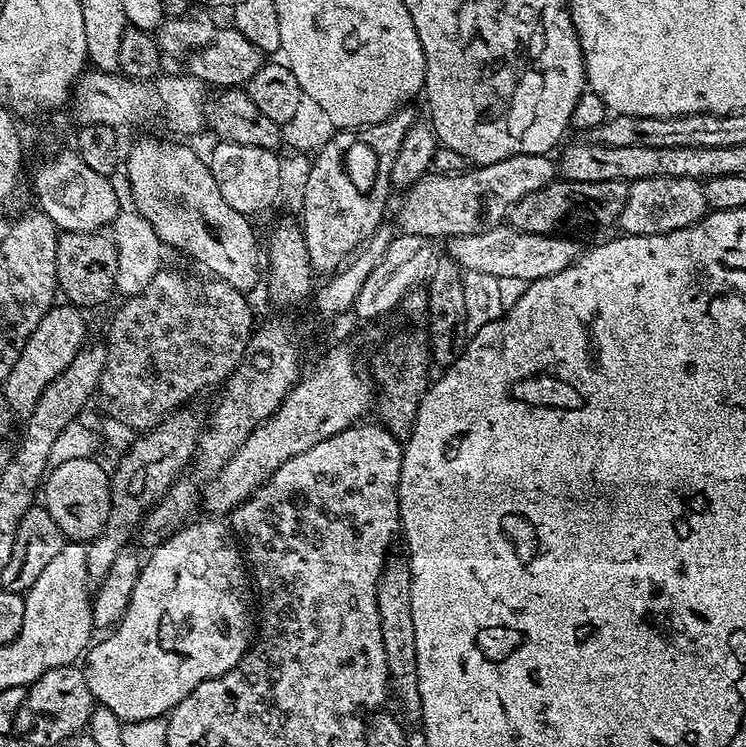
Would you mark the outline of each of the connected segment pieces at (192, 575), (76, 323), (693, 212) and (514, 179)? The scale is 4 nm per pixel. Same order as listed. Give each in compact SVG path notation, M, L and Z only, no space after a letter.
M202 520L186 526L175 531L147 558L131 595L128 609L112 632L114 634L108 640L102 641L99 646L95 647L93 645L86 654L86 661L88 660L86 675L93 697L103 707L111 710L122 722L165 717L168 713L171 713L173 708L176 708L178 702L188 697L202 682L228 673L244 657L252 644L254 636L254 592L243 551L225 525L223 527L218 522Z
M56 304L43 316L38 329L26 342L14 370L2 384L2 394L7 400L9 411L16 417L26 420L37 405L37 399L45 387L70 366L80 349L85 347L88 338L86 320L83 314L70 304Z
M672 176L635 180L628 189L626 210L622 210L618 227L621 233L630 236L657 236L700 223L707 212L703 187L697 180L674 179Z
M548 154L515 156L500 163L476 166L468 171L472 172L460 172L457 176L433 171L411 184L403 193L404 201L396 216L400 223L399 231L406 236L429 238L478 234L503 221L508 209L513 208L522 198L542 190L557 179L558 164Z

